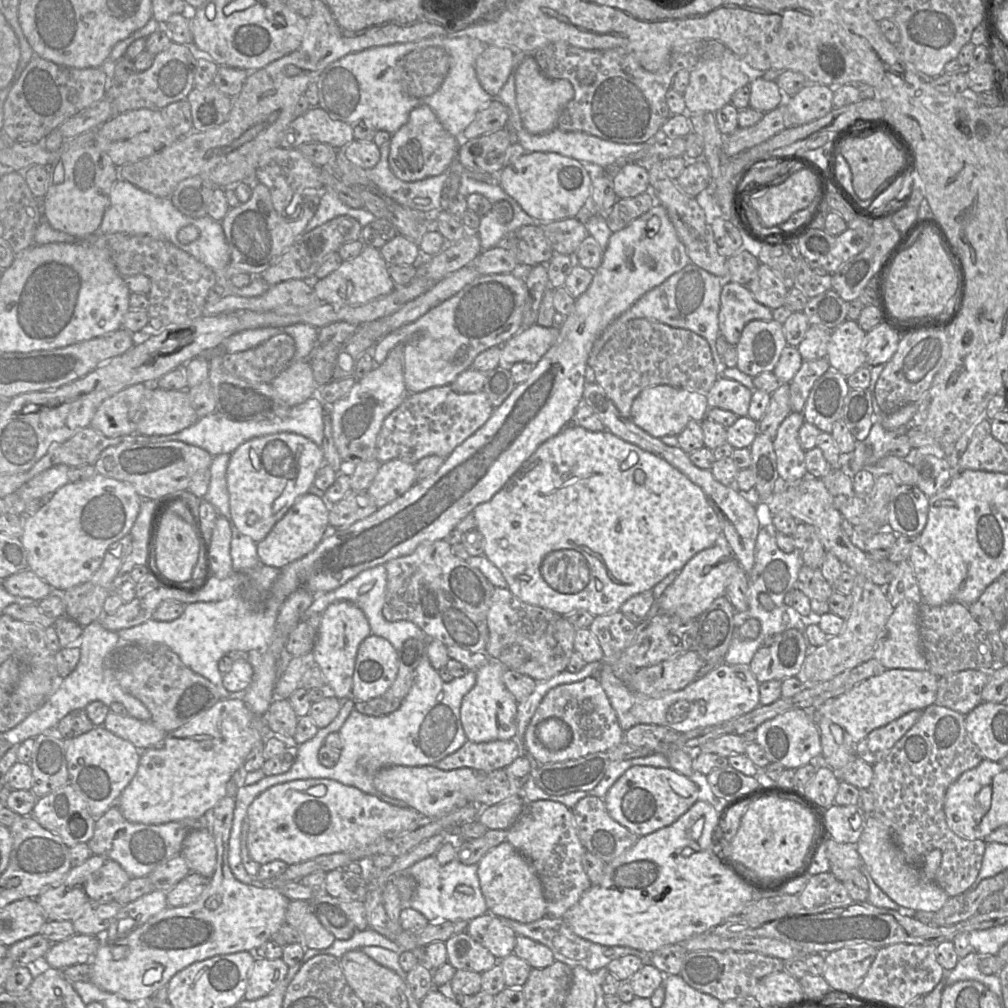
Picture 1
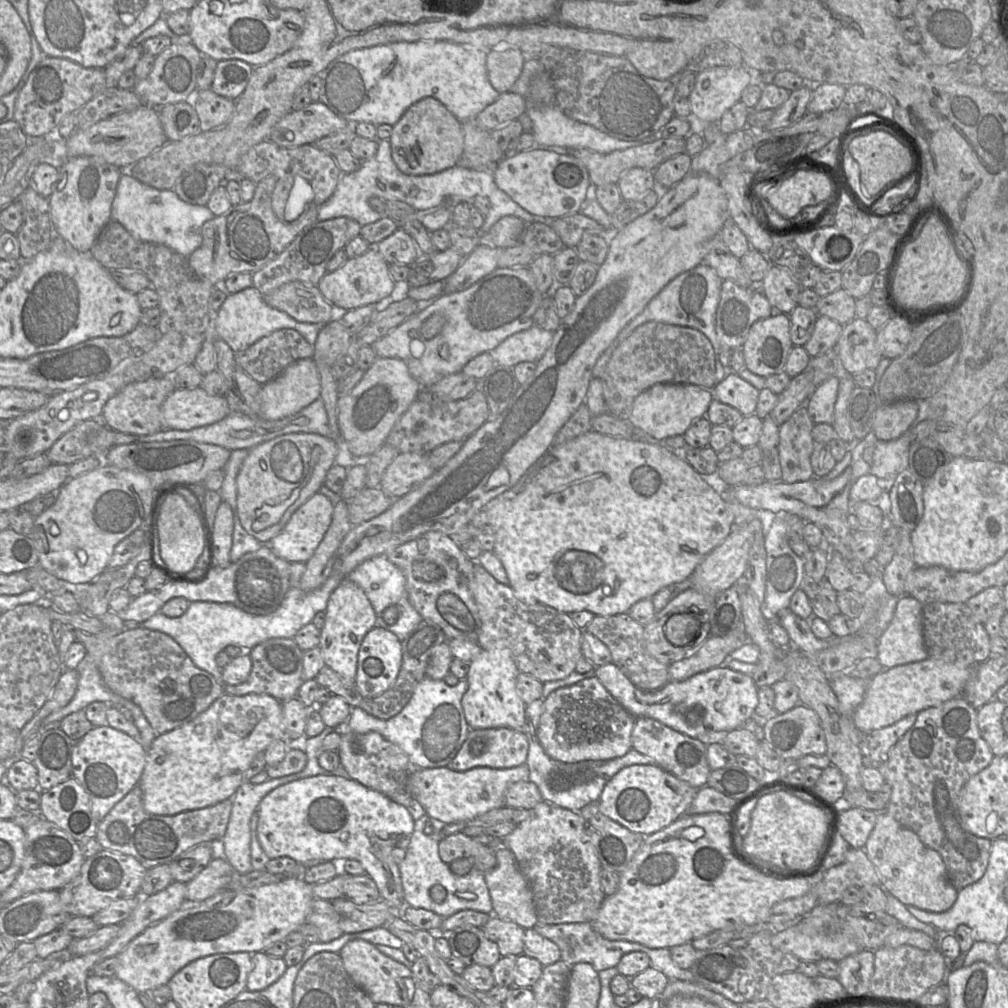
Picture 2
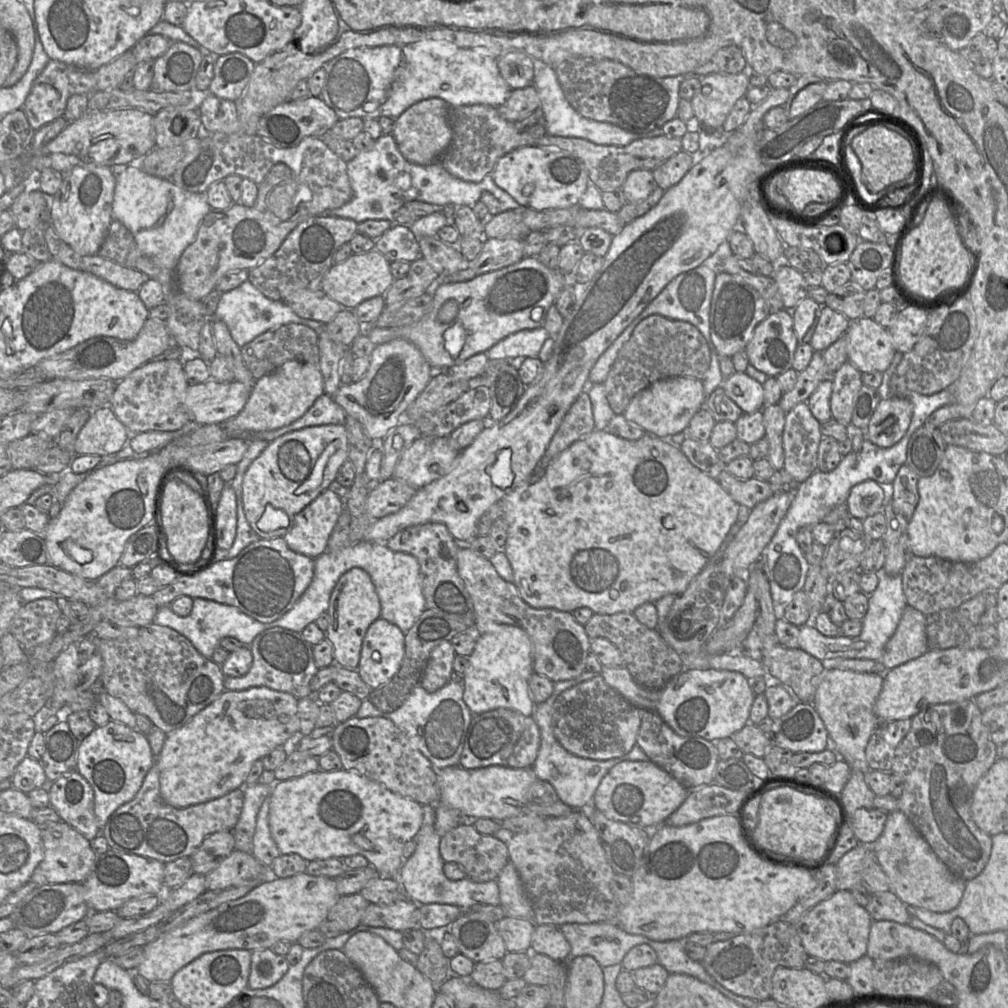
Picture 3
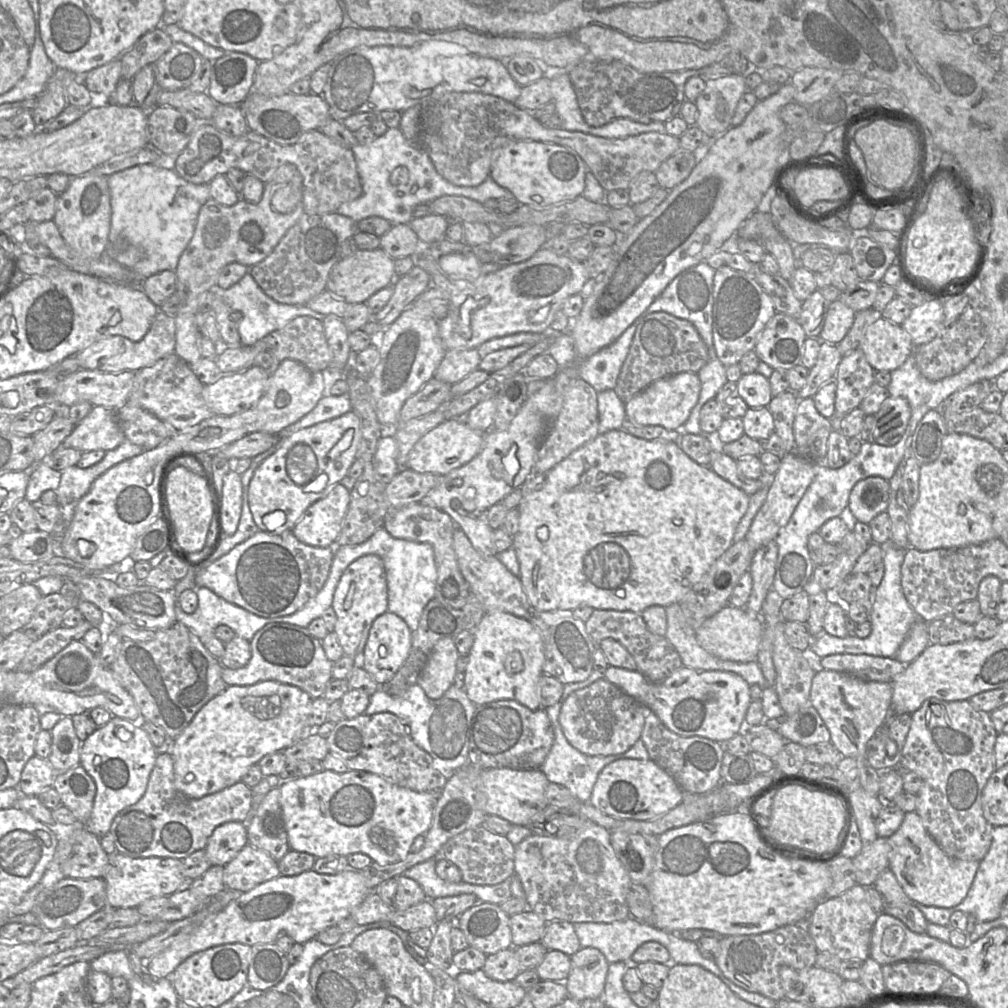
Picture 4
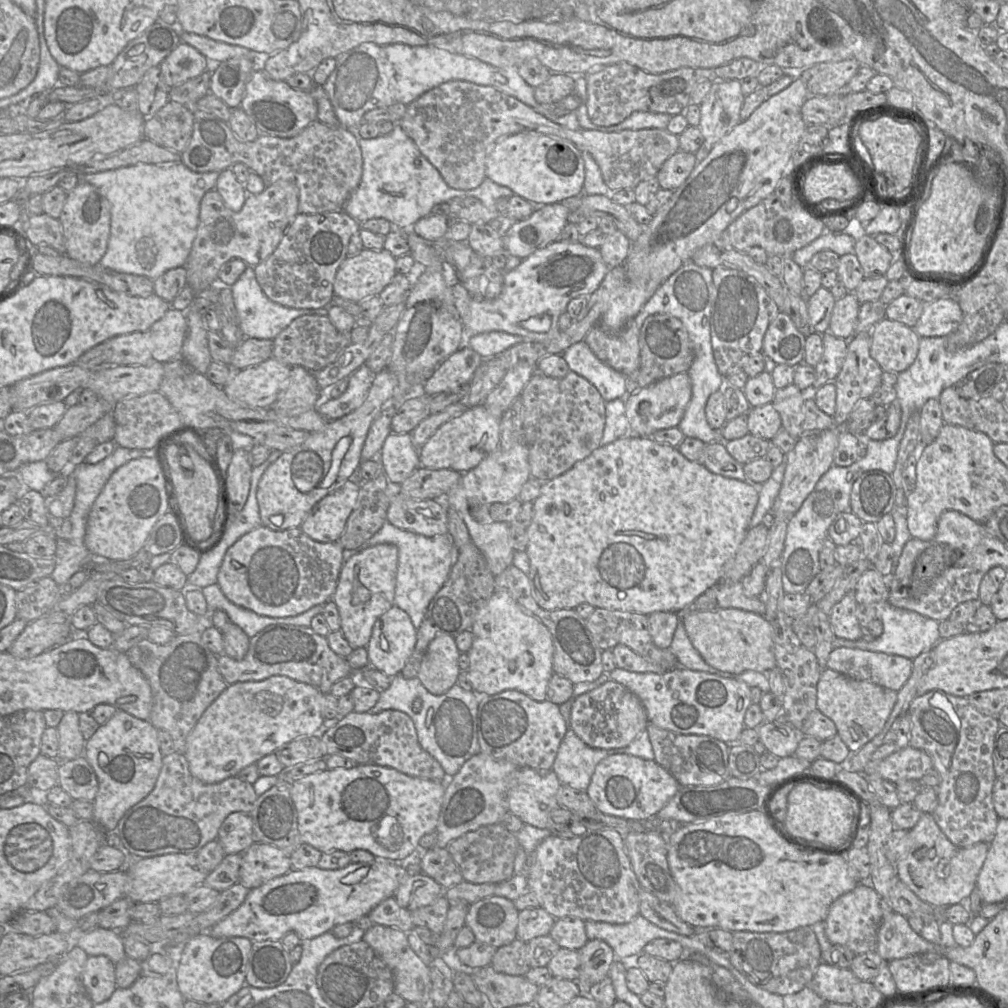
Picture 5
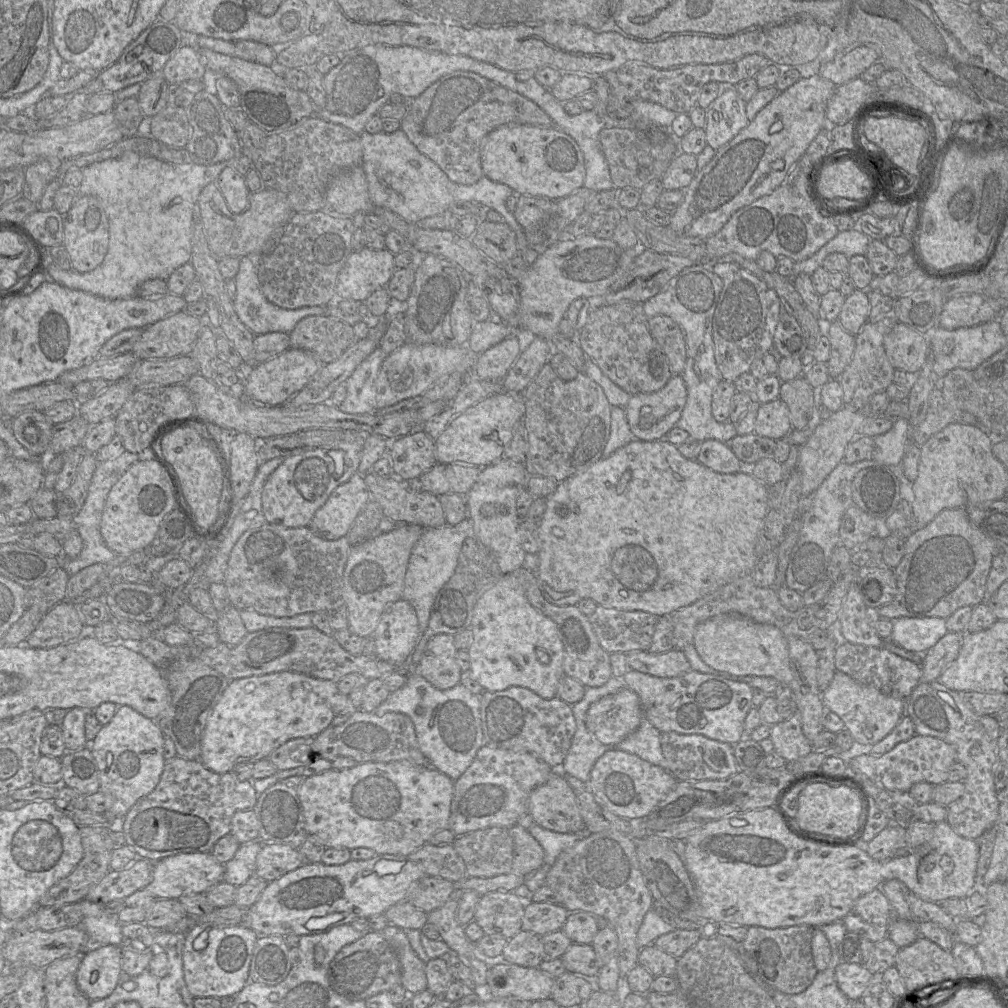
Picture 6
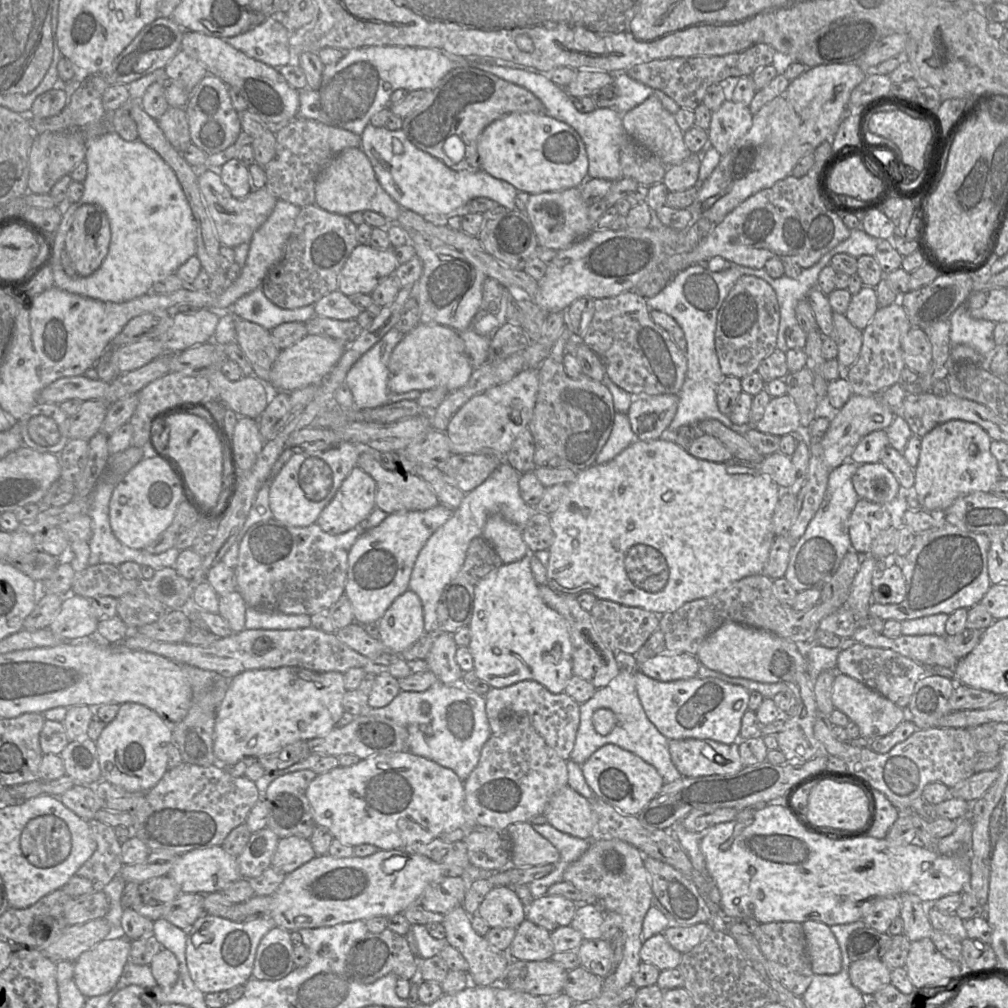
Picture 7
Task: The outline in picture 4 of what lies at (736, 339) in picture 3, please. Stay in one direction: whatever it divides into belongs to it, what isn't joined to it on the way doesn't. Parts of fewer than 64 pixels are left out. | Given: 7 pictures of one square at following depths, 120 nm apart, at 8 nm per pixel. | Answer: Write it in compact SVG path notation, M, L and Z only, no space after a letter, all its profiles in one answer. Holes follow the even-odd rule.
M727 266L715 270L713 278L712 338L717 358L725 366L738 364L749 351L754 351L757 340L776 310L771 297L756 281L753 273L736 271Z

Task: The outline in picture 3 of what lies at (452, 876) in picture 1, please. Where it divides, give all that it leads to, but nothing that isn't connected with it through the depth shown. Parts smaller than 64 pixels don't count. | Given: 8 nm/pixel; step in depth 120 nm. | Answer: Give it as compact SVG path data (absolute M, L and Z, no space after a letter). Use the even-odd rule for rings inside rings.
M433 805L423 806L423 822L413 840L416 848L414 853L404 860L400 871L399 881L404 896L418 905L440 903L455 905L464 910L470 910L476 905L500 905L500 895L497 880L477 883L469 878L458 881L449 880L444 872L444 861L440 855L439 844L441 836L435 830L435 808ZM475 893L475 899L473 895Z

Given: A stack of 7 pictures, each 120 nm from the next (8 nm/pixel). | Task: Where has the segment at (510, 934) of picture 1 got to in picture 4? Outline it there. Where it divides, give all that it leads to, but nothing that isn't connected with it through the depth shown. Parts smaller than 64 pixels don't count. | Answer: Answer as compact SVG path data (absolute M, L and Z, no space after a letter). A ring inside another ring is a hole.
M530 909L512 915L510 917L512 946L520 947L540 941L547 924Z

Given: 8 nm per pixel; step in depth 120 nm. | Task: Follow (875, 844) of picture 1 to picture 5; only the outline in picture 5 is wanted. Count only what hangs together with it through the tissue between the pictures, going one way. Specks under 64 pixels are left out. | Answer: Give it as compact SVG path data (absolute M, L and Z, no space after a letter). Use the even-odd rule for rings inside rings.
M922 813L918 823L909 831L909 849L896 864L896 874L909 889L921 900L934 908L947 908L959 904L963 898L969 897L976 887L976 881L985 862L989 844L980 842L967 848L953 845L936 824L932 813Z

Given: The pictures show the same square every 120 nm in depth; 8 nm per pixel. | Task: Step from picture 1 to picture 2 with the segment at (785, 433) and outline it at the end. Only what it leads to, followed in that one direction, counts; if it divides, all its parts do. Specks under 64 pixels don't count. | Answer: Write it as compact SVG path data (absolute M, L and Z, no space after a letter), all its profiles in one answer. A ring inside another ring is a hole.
M806 406L799 407L779 426L781 481L796 483L814 477L810 462L814 448L813 426Z

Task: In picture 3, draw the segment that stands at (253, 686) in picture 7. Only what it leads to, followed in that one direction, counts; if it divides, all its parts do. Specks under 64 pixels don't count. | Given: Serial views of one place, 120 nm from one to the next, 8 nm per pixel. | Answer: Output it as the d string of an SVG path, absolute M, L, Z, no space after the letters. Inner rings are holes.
M251 687L240 691L225 690L214 702L202 709L185 725L166 734L163 748L155 758L160 773L160 795L163 801L175 808L186 808L191 805L219 798L235 789L243 788L251 766L256 760L261 760L275 748L283 746L294 733L300 732L300 721L297 712L298 699L286 692L276 691L268 687Z

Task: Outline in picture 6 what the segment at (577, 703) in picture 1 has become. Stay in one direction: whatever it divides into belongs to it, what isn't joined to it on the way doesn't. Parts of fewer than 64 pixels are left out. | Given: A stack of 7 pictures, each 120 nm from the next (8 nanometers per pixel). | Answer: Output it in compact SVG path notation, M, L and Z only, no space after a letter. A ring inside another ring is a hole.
M629 687L600 698L586 713L587 729L605 745L622 742L639 728L642 720L640 698Z

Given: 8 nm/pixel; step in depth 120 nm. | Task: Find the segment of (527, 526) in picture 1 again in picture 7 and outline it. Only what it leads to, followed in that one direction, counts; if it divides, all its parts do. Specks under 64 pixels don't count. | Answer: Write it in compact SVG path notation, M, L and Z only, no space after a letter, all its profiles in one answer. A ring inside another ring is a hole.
M657 439L653 441L635 440L611 461L600 465L594 464L577 473L575 480L567 484L567 491L558 508L550 514L554 541L548 549L547 585L557 594L577 599L583 593L590 593L597 599L643 608L659 616L677 610L686 602L710 597L721 592L744 577L762 574L776 538L773 532L772 517L780 495L779 486L758 468L752 469L697 459L675 442Z

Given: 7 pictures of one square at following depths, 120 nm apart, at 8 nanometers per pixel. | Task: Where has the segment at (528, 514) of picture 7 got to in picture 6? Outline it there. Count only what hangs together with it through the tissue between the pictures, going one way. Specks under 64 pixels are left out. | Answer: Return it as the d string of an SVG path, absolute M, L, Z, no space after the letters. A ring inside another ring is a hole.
M465 518L456 525L443 525L424 530L412 549L406 575L402 599L415 609L421 635L428 626L436 596L455 572L464 540L473 535L471 519Z

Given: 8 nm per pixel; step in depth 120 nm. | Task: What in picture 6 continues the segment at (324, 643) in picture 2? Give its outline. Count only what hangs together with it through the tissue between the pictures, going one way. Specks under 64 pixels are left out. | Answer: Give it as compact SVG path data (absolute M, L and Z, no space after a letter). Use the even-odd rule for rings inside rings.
M398 524L387 533L351 547L344 569L341 598L348 608L347 629L352 633L362 638L372 636L384 611L402 599L410 555L424 530L416 524Z

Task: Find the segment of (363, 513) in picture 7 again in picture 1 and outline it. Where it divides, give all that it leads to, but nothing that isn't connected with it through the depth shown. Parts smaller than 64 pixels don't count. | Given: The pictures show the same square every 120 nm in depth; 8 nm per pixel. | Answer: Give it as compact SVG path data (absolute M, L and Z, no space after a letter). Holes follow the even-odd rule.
M314 494L299 497L268 535L257 543L257 554L262 565L281 569L312 552L330 531L328 516L330 505Z

